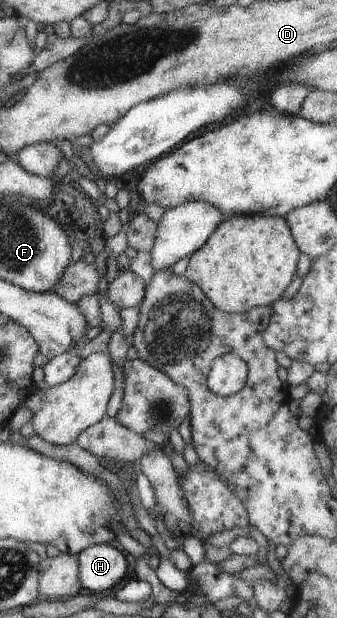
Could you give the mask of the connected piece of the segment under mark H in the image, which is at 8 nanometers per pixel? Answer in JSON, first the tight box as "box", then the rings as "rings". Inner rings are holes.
{"box":[76,543,126,593],"rings":[[[111,543],[88,545],[76,554],[78,557],[78,583],[86,593],[110,589],[126,573],[126,559],[119,546]]]}

